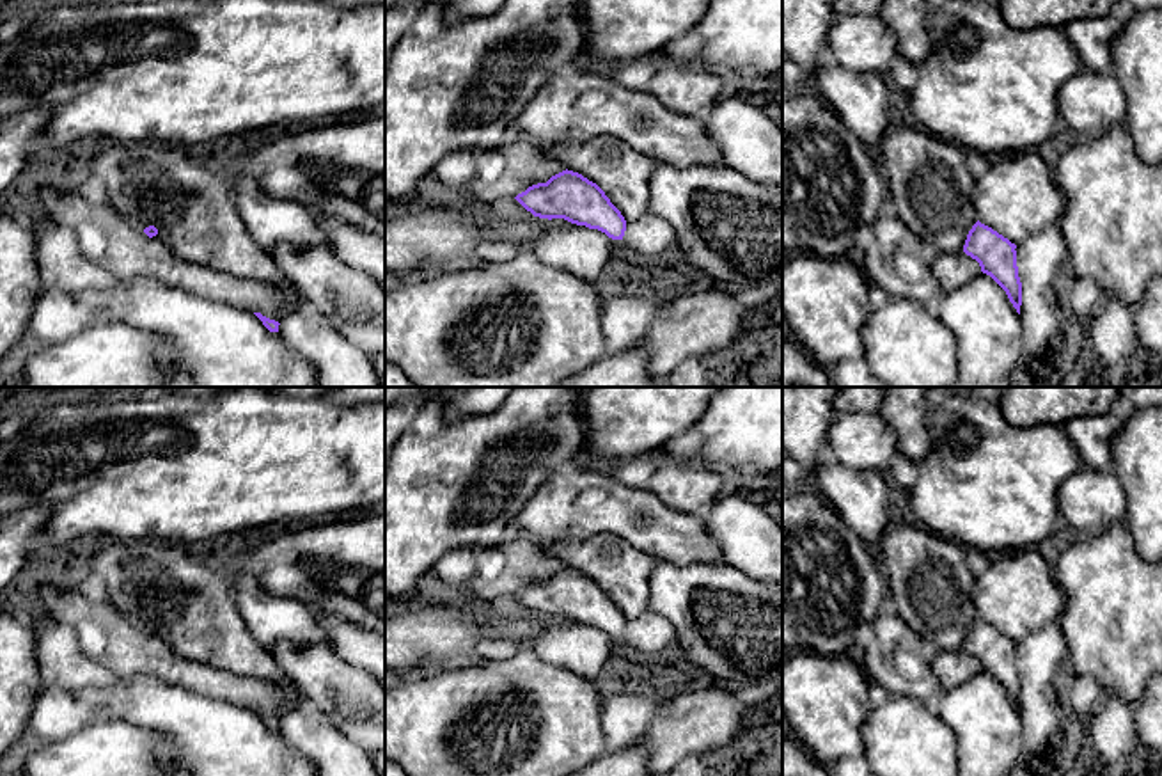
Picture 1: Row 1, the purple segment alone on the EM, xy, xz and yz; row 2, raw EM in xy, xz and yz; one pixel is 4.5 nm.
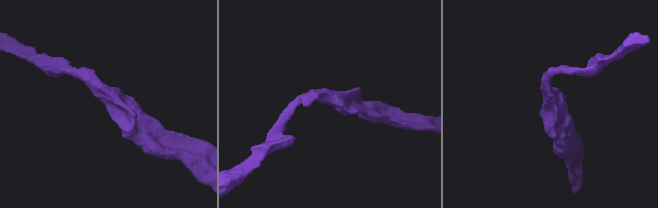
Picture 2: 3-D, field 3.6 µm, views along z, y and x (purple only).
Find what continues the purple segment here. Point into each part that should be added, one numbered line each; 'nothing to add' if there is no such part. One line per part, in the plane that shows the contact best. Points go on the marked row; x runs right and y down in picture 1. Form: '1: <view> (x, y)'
1: xz (506, 171)

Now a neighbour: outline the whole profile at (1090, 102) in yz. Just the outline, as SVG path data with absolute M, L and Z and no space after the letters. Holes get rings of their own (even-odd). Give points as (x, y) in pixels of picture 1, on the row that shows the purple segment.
M1082 67L1059 87L1057 108L1079 139L1093 140L1105 130L1125 124L1127 98L1112 71Z

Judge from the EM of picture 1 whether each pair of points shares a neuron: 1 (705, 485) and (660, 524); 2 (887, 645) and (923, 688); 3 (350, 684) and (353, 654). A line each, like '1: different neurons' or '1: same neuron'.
1: different neurons
2: same neuron
3: different neurons

